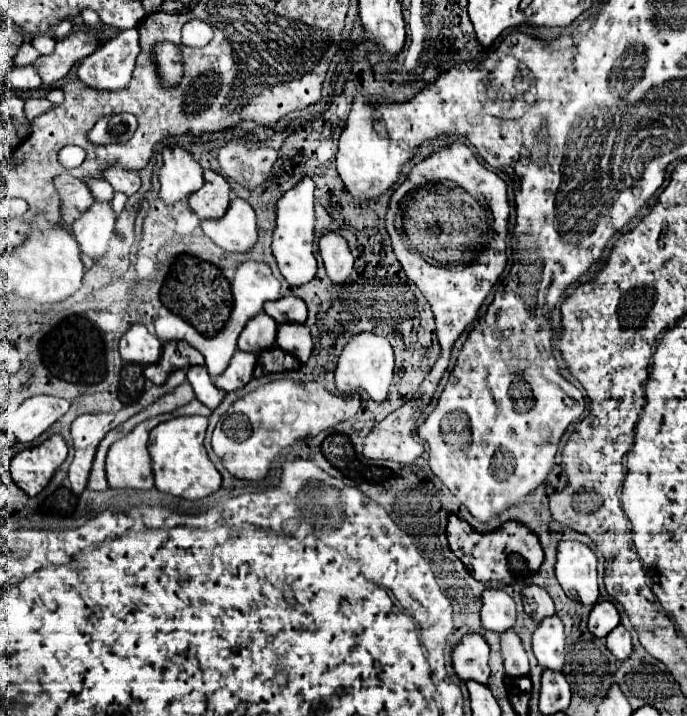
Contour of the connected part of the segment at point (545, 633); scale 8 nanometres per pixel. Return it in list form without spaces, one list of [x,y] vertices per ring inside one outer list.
[[[557,615],[543,619],[533,631],[533,653],[541,667],[563,669],[565,663],[565,633]]]

